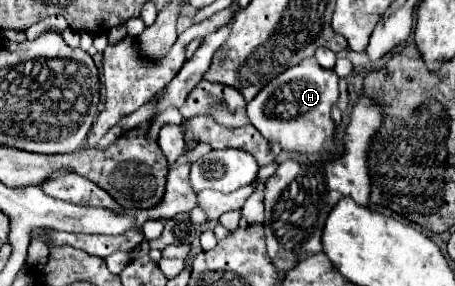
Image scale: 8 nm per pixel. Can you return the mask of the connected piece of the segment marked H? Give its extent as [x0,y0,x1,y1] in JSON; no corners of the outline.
[248,58,338,154]

